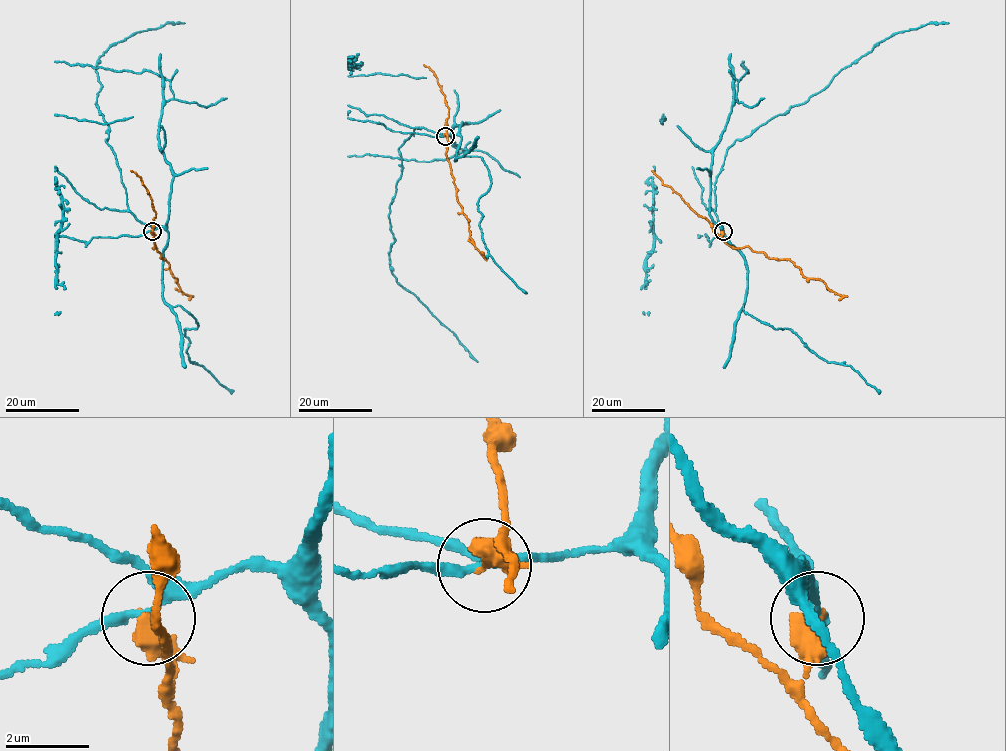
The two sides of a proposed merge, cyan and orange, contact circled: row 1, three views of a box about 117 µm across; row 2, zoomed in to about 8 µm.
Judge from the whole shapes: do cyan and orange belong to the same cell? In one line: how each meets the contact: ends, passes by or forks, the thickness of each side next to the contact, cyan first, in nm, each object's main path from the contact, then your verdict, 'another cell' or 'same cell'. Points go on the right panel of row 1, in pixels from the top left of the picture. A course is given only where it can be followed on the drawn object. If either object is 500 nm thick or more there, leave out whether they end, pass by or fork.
cyan forks | orange passes by | 170/380 nm | cyan via (723, 231), (715, 209), (716, 176), (735, 141), (791, 107), (804, 104), (842, 69), (899, 32), (949, 23) | orange via (723, 231), (721, 238), (730, 245), (788, 259), (804, 277), (821, 280), (842, 296), (839, 299) | another cell

